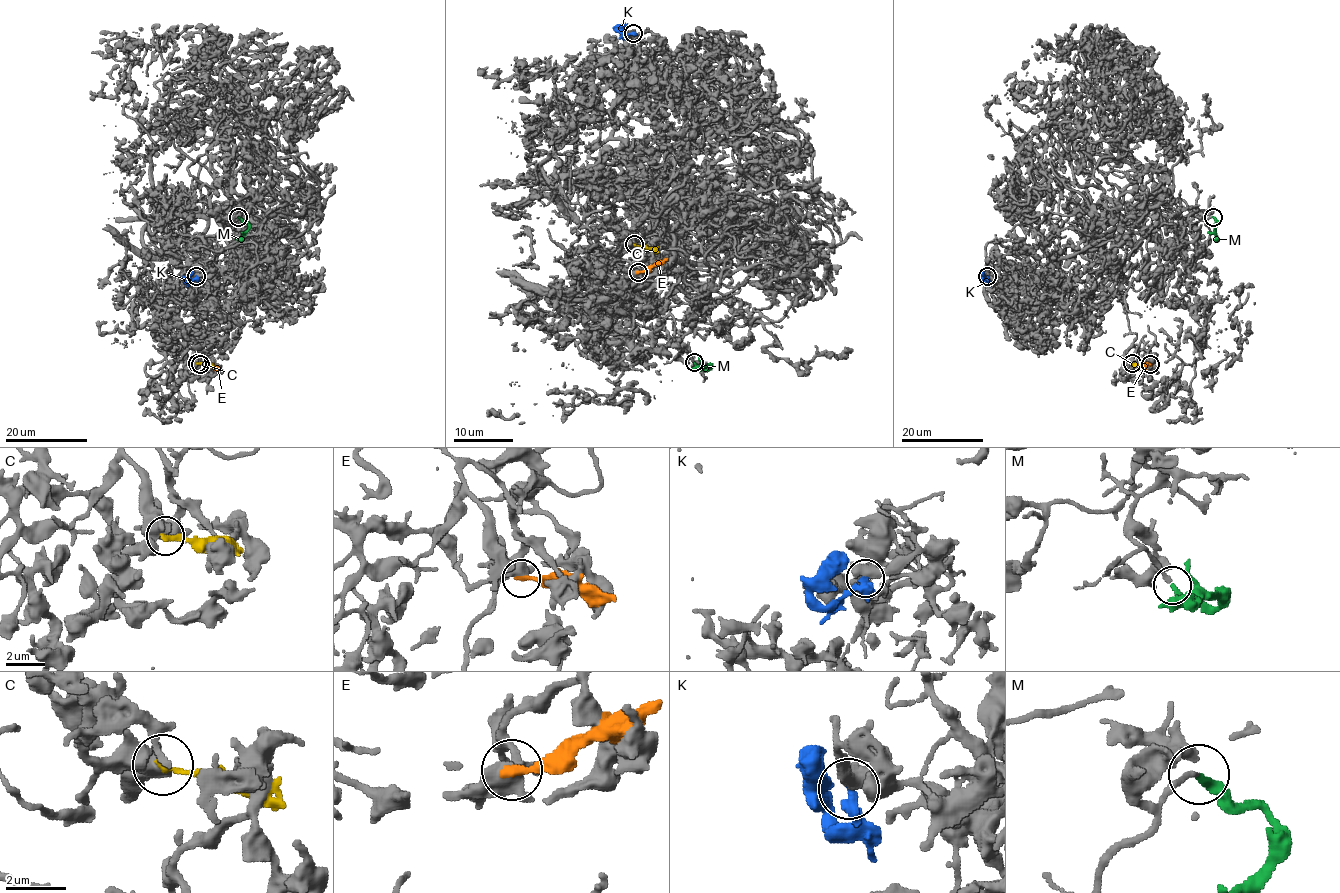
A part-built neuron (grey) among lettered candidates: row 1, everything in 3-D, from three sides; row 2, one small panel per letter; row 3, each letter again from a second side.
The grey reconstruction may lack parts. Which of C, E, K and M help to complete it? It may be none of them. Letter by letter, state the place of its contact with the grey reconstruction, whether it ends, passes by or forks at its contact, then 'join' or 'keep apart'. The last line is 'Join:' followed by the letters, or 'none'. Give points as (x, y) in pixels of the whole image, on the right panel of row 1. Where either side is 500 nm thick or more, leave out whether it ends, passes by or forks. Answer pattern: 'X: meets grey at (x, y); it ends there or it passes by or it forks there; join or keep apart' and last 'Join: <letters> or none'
C: meets grey at (1132, 363); it ends there; keep apart
E: meets grey at (1150, 364); keep apart
K: meets grey at (987, 276); join
M: meets grey at (1213, 217); it ends there; join
Join: K, M

